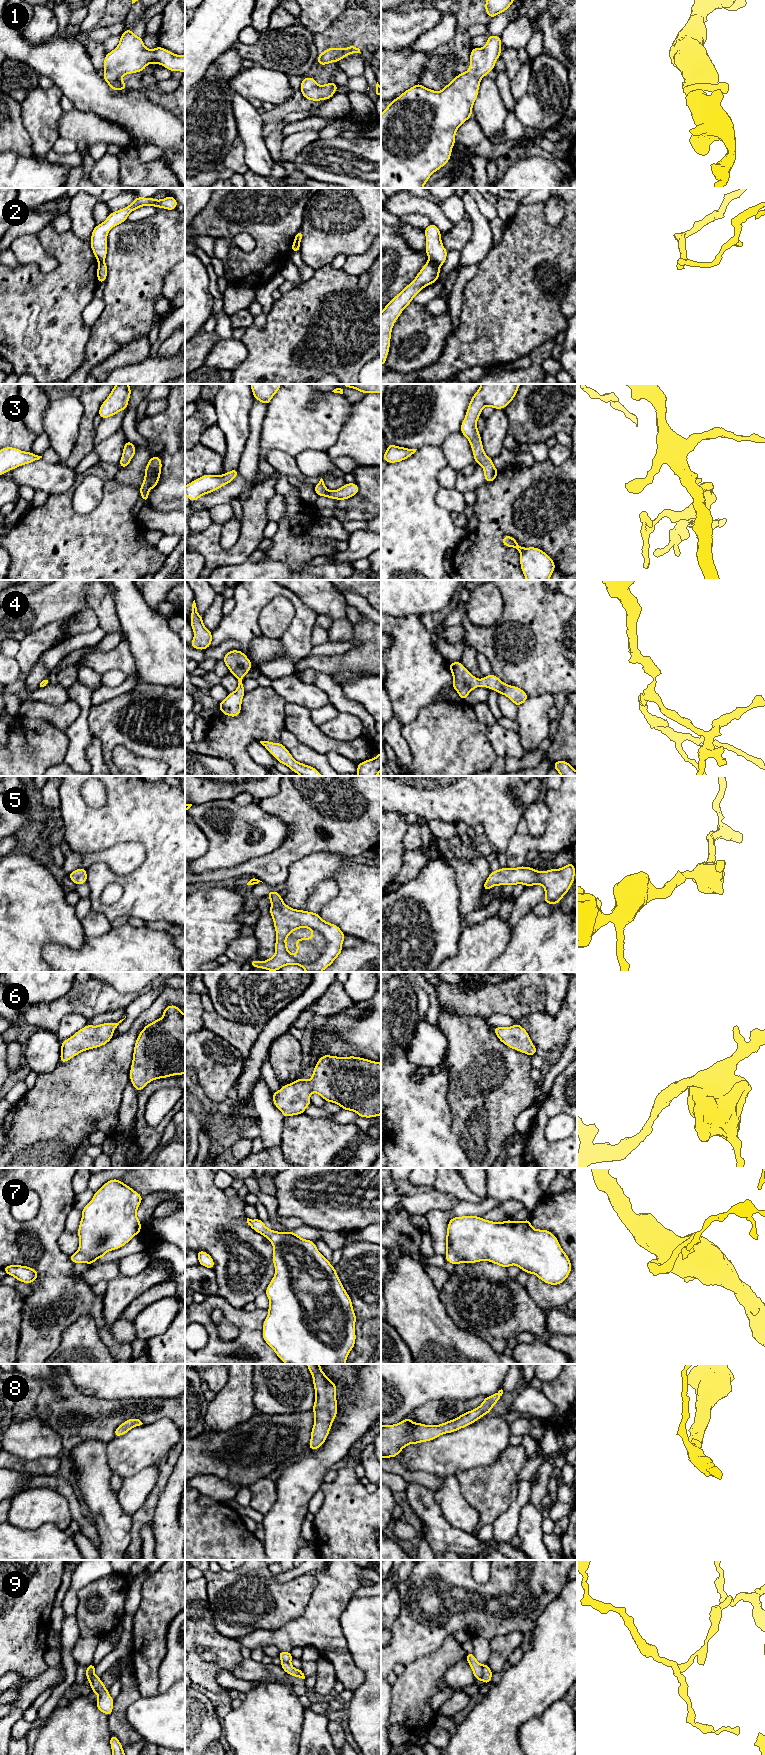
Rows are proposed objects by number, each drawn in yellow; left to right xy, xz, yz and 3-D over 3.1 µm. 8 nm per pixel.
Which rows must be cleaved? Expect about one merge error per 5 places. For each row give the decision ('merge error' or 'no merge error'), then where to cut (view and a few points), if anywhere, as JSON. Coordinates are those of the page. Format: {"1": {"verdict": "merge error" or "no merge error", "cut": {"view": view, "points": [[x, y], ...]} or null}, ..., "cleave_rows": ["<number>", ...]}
{"1": {"verdict": "no merge error", "cut": null}, "2": {"verdict": "merge error", "cut": {"view": "yz", "points": [[429, 259], [439, 266]]}}, "3": {"verdict": "no merge error", "cut": null}, "4": {"verdict": "no merge error", "cut": null}, "5": {"verdict": "no merge error", "cut": null}, "6": {"verdict": "no merge error", "cut": null}, "7": {"verdict": "no merge error", "cut": null}, "8": {"verdict": "no merge error", "cut": null}, "9": {"verdict": "merge error", "cut": {"view": "yz", "points": [[483, 1666], [481, 1680]]}}, "cleave_rows": ["2", "9"]}

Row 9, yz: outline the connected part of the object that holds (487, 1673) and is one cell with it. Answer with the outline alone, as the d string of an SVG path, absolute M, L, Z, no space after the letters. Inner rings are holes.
M488 1663L483 1665L483 1675L482 1675L482 1681L485 1684L490 1684L491 1678L492 1678L492 1671L488 1665Z

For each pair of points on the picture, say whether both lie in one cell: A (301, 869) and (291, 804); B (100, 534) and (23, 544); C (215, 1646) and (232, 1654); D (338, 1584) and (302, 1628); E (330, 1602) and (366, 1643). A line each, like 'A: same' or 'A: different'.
A: different
B: same
C: same
D: same
E: different

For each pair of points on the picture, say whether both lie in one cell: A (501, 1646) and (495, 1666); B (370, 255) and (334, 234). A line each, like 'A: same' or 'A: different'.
A: same
B: different

